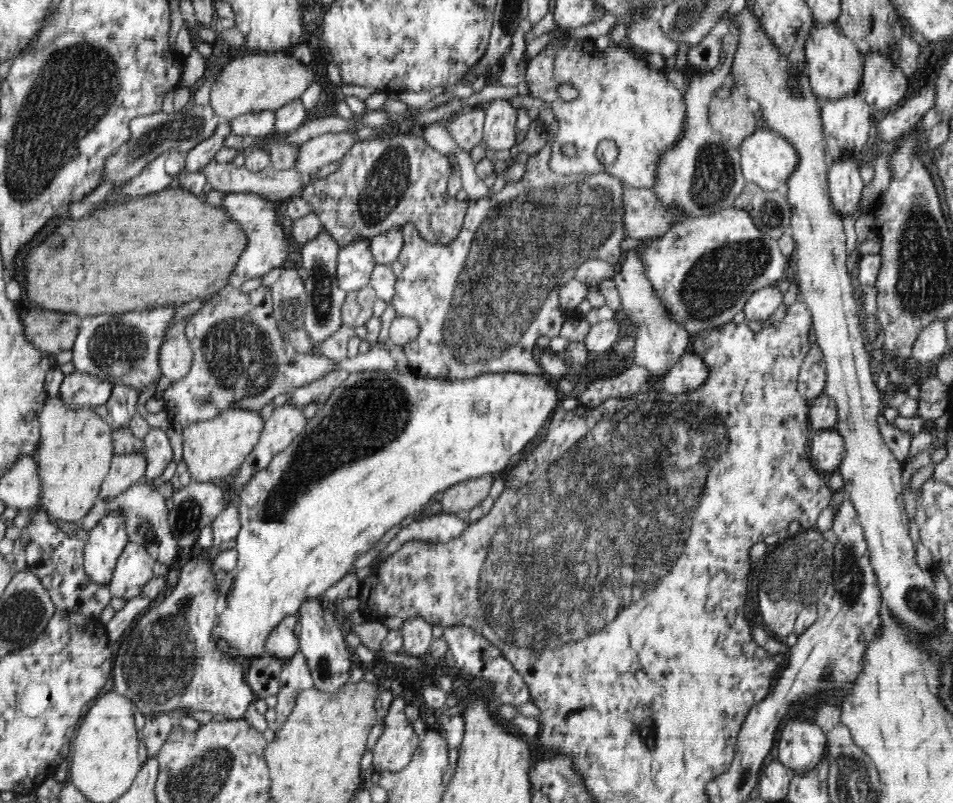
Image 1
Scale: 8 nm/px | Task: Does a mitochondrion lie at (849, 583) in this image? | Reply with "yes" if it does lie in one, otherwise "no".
yes

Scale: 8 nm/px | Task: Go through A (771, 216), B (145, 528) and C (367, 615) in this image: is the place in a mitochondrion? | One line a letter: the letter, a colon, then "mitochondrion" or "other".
A: mitochondrion
B: mitochondrion
C: other

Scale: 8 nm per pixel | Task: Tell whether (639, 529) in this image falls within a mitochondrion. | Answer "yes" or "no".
yes

